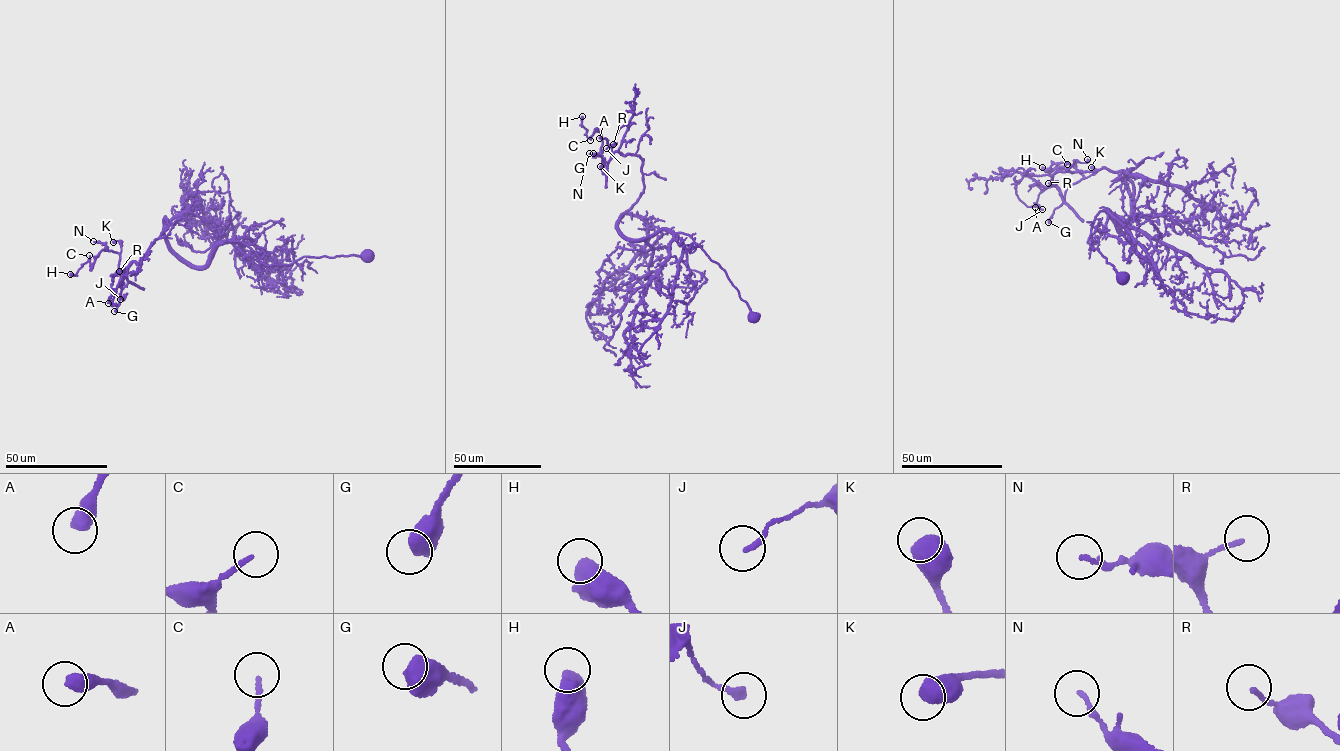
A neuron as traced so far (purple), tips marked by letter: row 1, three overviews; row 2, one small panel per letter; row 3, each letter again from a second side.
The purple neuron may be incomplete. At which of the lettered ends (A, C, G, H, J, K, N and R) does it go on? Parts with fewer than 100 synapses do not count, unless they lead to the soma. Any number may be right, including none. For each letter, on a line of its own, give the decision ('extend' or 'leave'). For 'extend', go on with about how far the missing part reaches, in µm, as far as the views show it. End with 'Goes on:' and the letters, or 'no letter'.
A: leave
C: leave
G: leave
H: leave
J: leave
K: leave
N: leave
R: leave
Goes on: no letter

